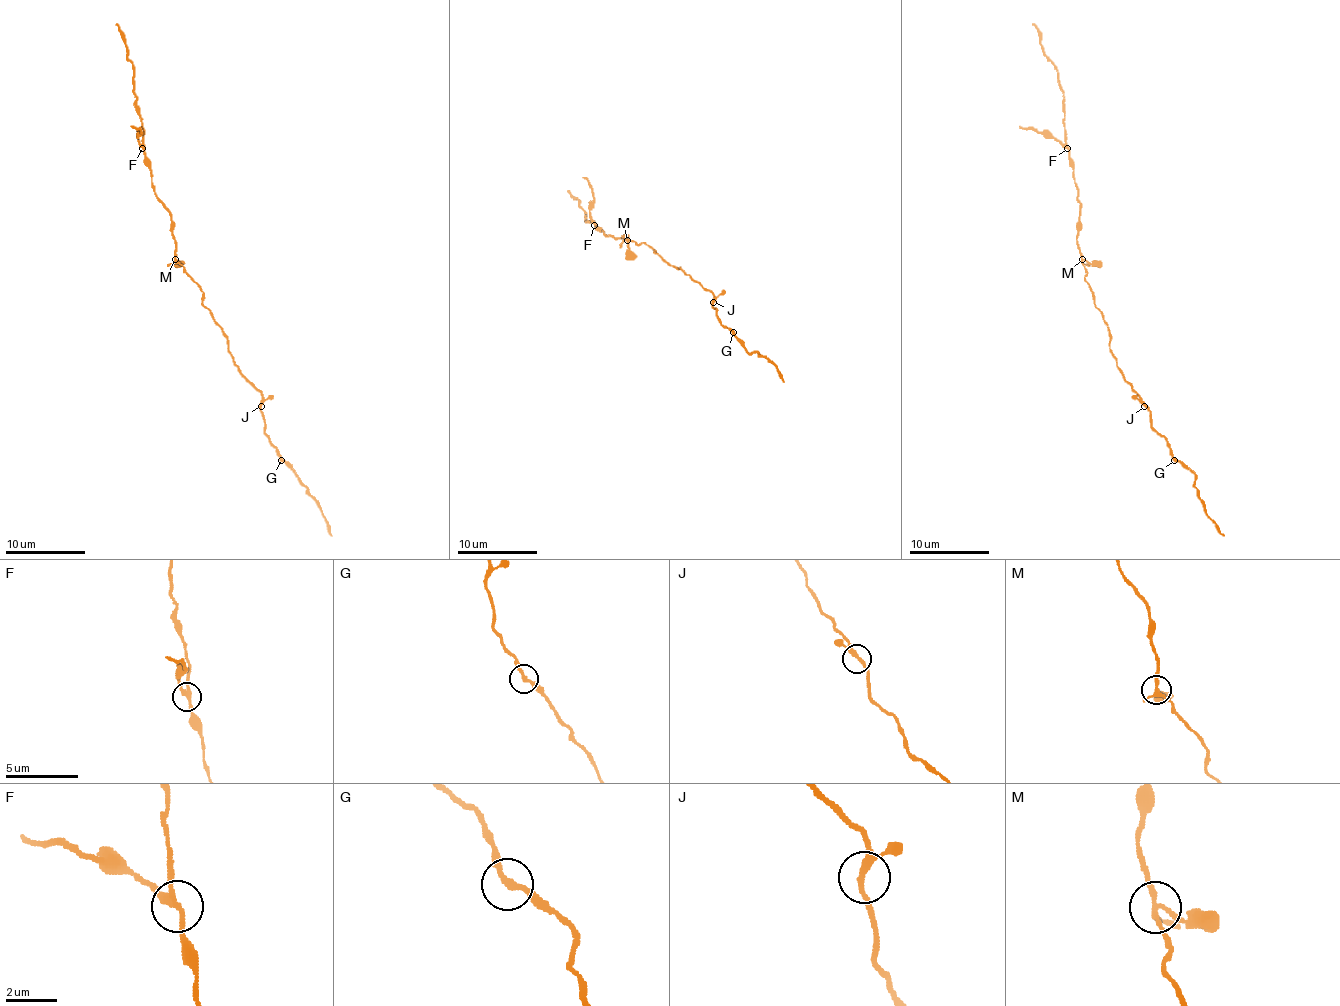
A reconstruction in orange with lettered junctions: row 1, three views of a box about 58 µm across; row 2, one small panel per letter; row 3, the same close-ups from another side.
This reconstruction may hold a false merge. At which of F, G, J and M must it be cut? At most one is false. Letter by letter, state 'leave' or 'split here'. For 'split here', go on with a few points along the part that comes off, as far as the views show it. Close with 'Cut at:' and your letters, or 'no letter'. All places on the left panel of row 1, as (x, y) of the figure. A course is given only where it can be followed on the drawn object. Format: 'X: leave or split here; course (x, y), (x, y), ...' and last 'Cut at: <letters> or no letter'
F: split here; course (143, 147), (141, 131), (131, 125)
G: leave
J: leave
M: leave
Cut at: F

